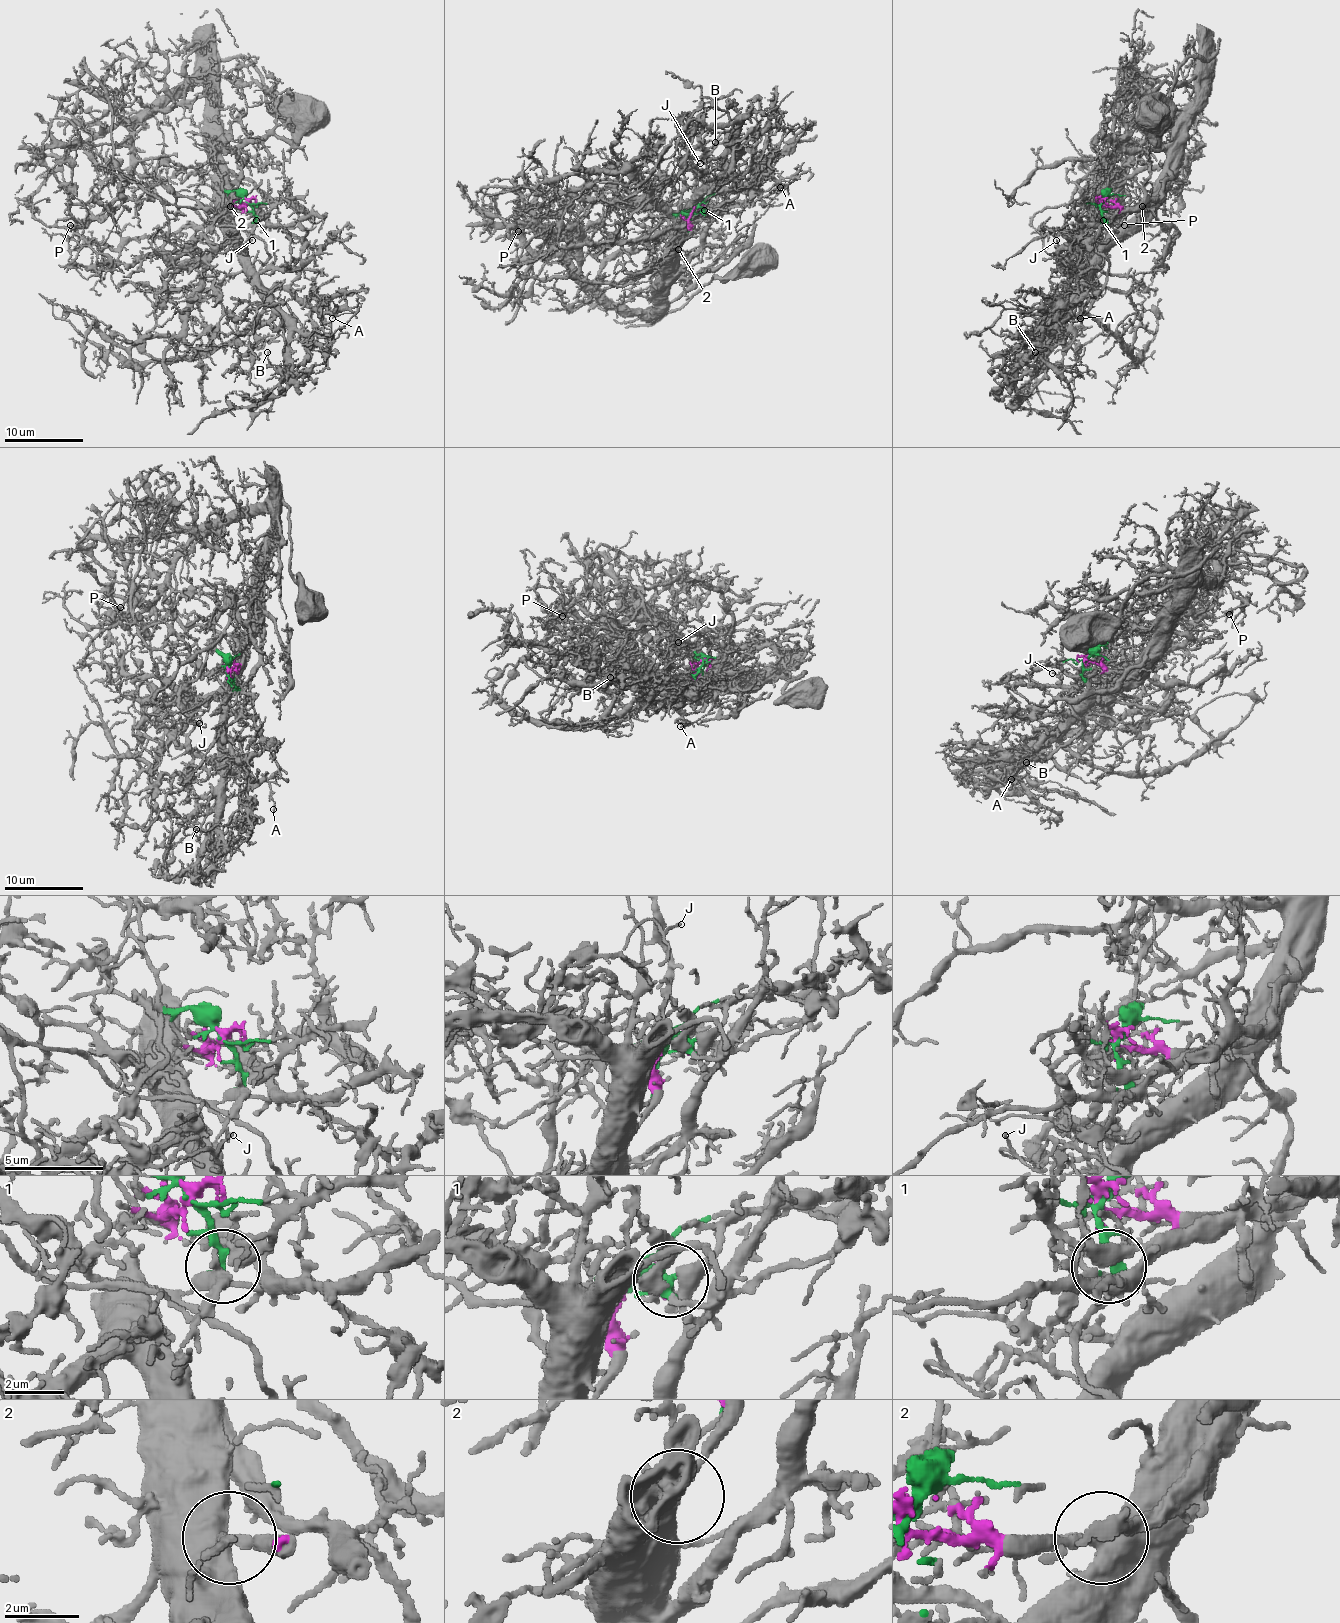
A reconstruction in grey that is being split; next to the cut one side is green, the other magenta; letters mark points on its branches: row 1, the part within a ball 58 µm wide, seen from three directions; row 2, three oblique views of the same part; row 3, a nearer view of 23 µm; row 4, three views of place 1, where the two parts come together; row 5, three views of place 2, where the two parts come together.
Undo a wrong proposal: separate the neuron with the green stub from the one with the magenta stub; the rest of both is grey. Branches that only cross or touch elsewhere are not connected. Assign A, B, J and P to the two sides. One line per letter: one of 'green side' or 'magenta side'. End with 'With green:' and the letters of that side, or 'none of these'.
A: magenta side
B: green side
J: green side
P: magenta side
With green: B, J

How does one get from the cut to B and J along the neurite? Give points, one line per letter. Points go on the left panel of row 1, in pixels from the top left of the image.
B: (246, 200), (268, 252), (258, 283), (293, 312), (307, 356), (293, 367), (274, 369), (268, 352)
J: (246, 200), (234, 191), (221, 191), (225, 210), (205, 236), (221, 252), (246, 246), (252, 240)

